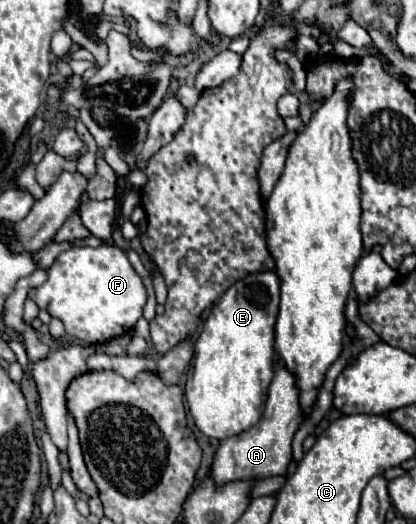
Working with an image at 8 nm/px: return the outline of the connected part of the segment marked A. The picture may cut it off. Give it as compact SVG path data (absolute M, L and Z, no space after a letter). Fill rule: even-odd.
M277 359L277 369L275 369L275 377L271 381L269 393L267 393L263 417L251 429L221 441L221 445L215 453L213 465L211 465L215 483L221 485L221 483L227 483L233 479L265 479L269 475L287 473L287 465L291 461L293 435L307 419L309 419L309 415L303 411L301 401L299 401L297 377L283 365L281 359Z

